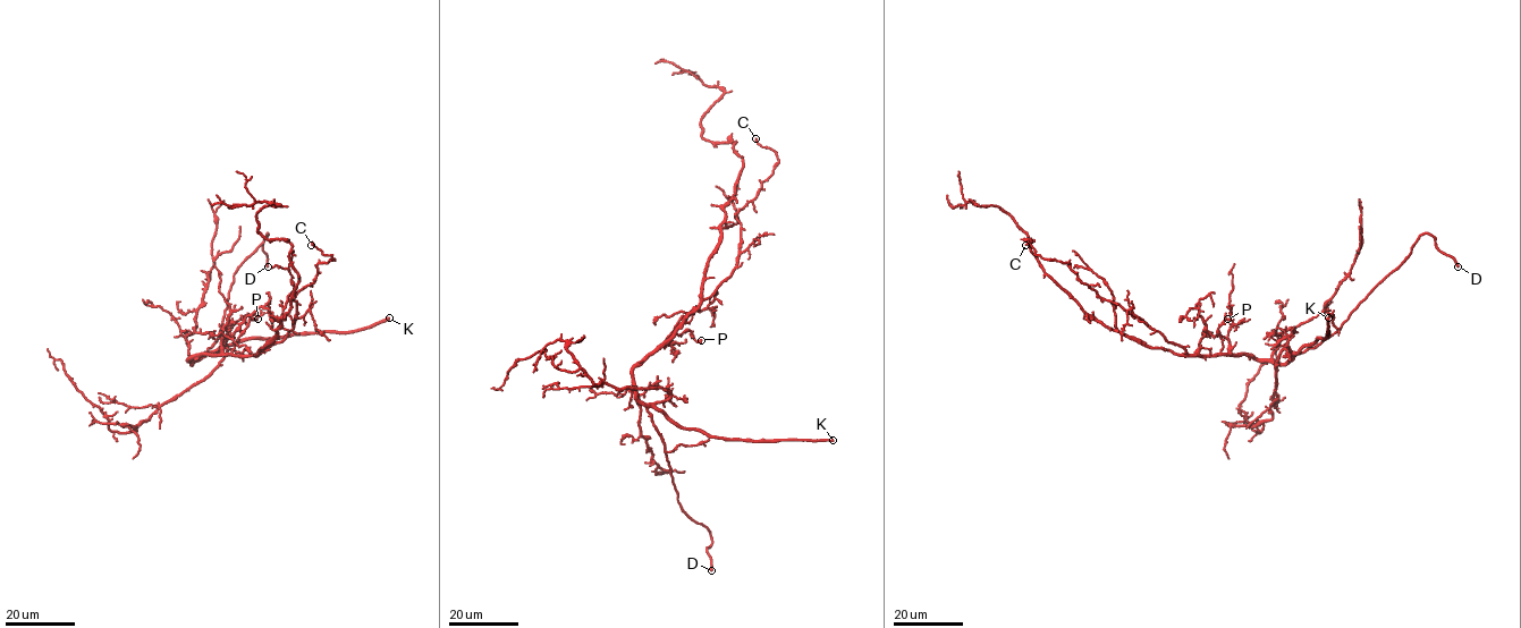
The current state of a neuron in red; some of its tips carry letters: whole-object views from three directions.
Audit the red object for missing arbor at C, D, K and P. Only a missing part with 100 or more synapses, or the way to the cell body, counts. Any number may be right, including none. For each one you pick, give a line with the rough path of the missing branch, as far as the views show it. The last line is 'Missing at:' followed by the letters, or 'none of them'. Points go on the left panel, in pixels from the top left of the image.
Missing at: K

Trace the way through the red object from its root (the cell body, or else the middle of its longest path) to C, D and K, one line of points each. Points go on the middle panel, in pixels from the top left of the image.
C: (681, 323), (736, 265), (741, 242), (736, 214), (757, 196), (778, 162), (776, 154), (755, 138)
D: (681, 323), (633, 368), (632, 384), (664, 442), (681, 507), (710, 533), (711, 544), (707, 552), (711, 570)
K: (681, 323), (668, 339), (633, 368), (636, 398), (660, 408), (681, 426), (711, 435), (737, 440), (833, 440)

